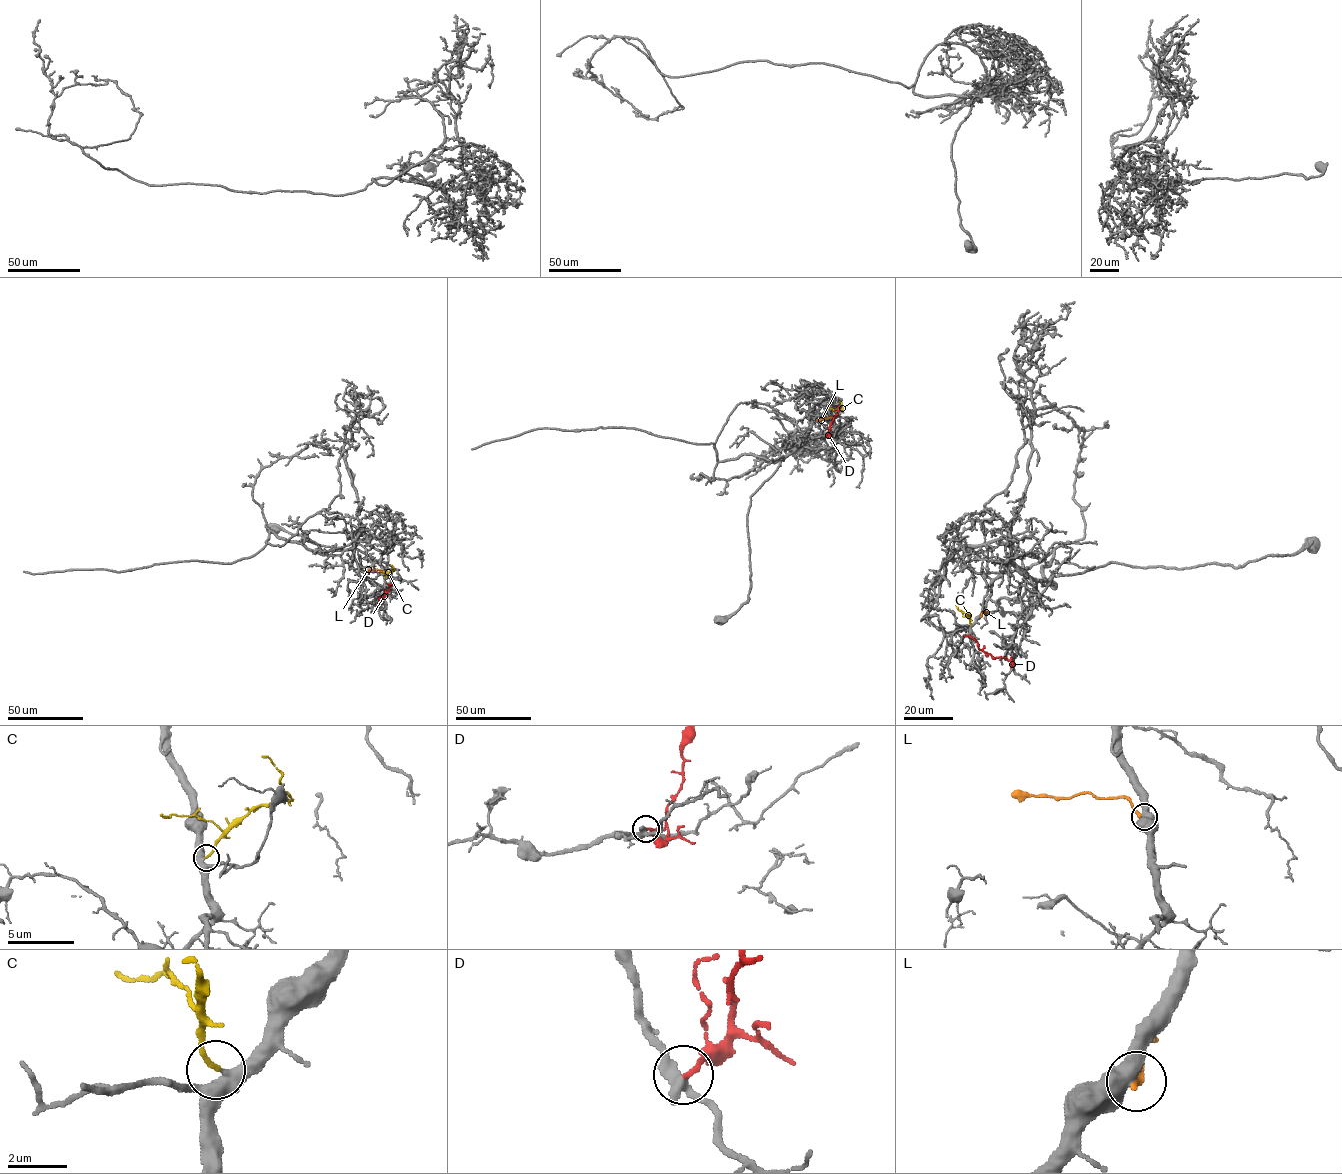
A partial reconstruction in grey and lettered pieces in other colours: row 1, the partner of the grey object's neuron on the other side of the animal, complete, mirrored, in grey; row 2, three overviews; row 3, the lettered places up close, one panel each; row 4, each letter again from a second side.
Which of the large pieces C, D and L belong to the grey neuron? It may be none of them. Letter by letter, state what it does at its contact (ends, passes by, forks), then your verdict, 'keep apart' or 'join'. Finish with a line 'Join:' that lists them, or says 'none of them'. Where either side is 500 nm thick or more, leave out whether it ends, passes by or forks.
C: it ends there; join
D: it ends there; keep apart
L: keep apart
Join: C

